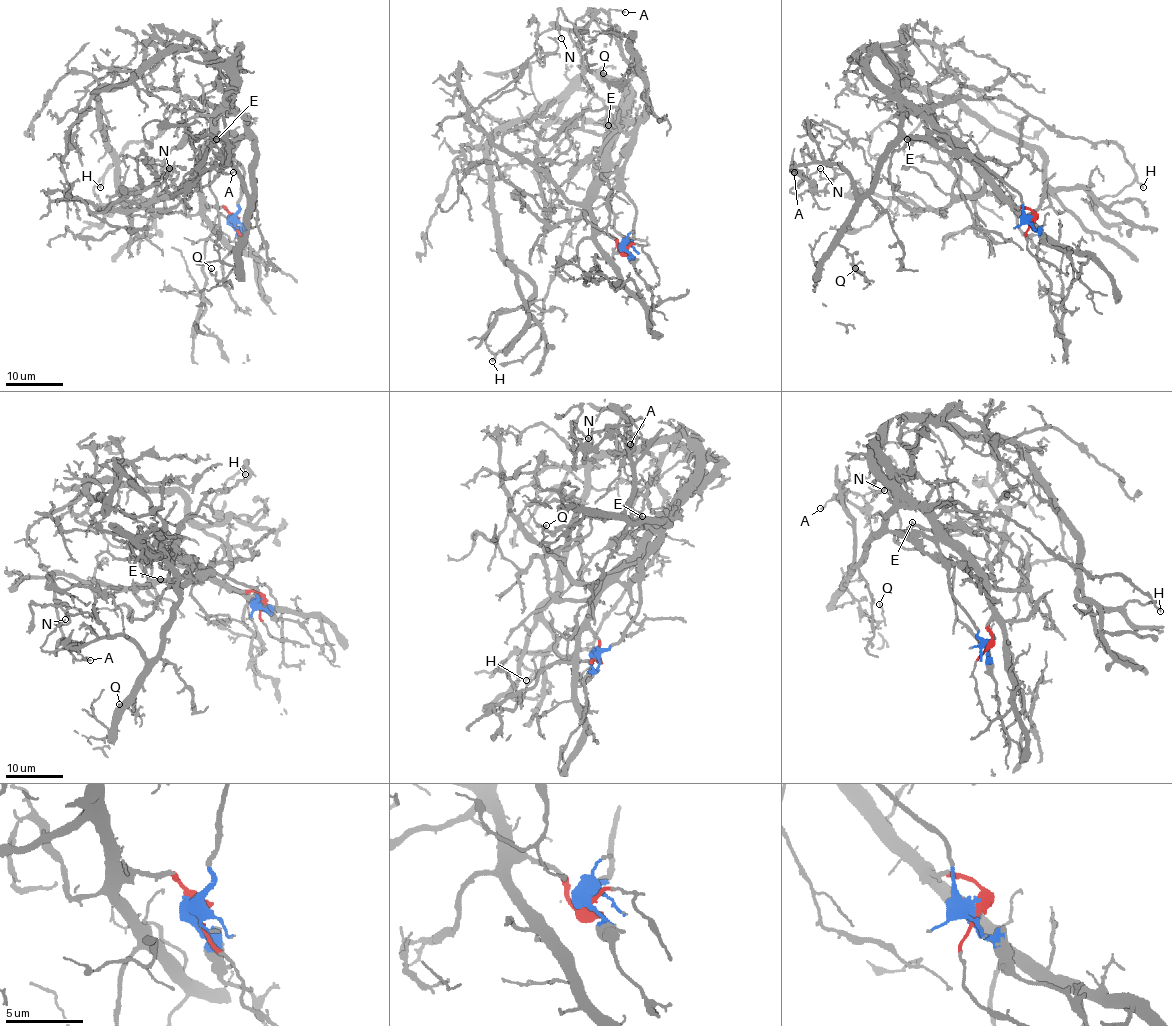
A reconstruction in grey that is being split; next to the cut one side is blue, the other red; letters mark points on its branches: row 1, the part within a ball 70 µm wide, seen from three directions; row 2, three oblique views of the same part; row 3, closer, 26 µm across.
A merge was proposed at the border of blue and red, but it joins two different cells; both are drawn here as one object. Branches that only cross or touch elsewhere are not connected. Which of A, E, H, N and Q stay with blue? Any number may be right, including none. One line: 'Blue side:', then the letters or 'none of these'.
Blue side: A, E, H, N, Q

